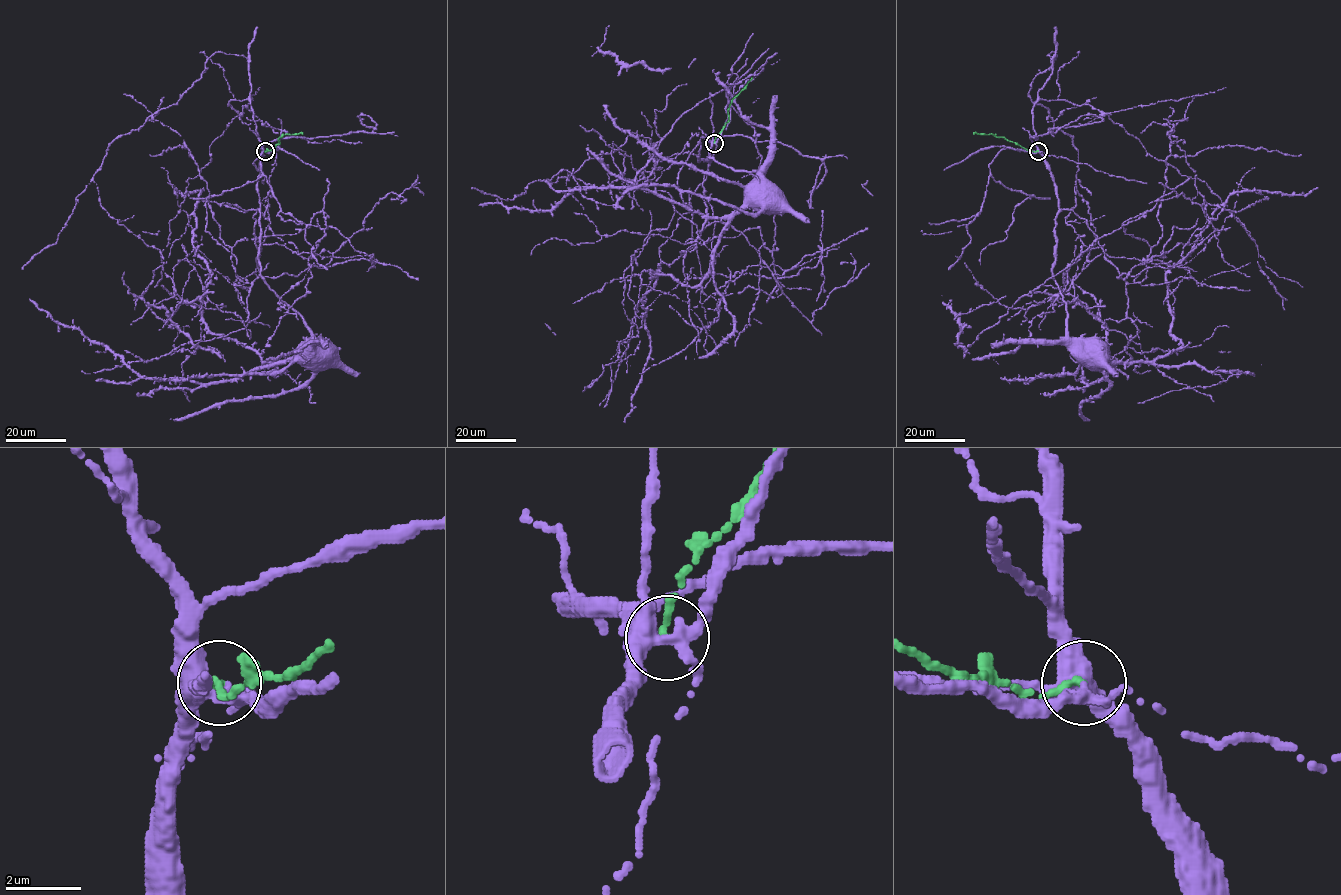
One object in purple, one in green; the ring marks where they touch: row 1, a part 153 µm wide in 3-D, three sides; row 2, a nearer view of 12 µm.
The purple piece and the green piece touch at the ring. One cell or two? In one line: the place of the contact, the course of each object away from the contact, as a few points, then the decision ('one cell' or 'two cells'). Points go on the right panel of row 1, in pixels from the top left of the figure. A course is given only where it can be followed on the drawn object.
place (1038, 151); course purple (1038, 150), (1050, 172), (1058, 202), (1052, 275), (1065, 303), (1067, 334), (1074, 343); course green (1038, 150), (1027, 150), (994, 135), (973, 134); two cells

